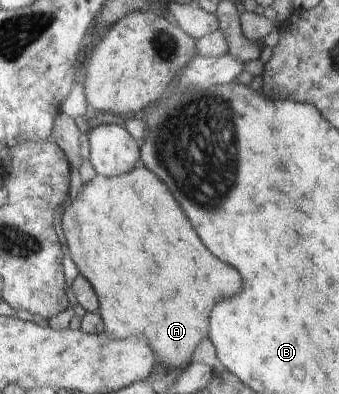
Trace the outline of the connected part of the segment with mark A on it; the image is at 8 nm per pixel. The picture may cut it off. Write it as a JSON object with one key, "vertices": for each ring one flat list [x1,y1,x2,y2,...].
{"vertices":[[140,166,136,168,134,172,130,172,130,176,120,176,120,178,104,178,104,176,98,176,96,180,92,180,90,184,83,184,83,190,73,199,72,206,65,210,62,219,62,228,67,238,67,243,71,252,71,257,77,265,80,273,94,284,94,288,98,290,100,294,100,300,102,300,102,316,106,320,106,332,116,338,116,340,122,340,122,338,132,338,136,334,146,334,150,338,150,344,154,348,154,352,160,356,162,364,166,364,168,368,174,368,174,370,182,370,190,364,190,358,192,358,192,352,194,348,200,344,200,340,204,340,208,336,208,318,210,318,210,312,214,308,214,304,218,304,220,300,224,298,230,298,230,296,238,296,240,290,242,290,242,278,238,274,236,268,220,262,218,258,214,258,208,248,200,242,200,238,196,236,192,224,190,224,190,218,188,214,184,212,184,208,180,206,180,202,176,200,176,196,172,194,172,190,160,180,160,176,156,176,148,166]]}

